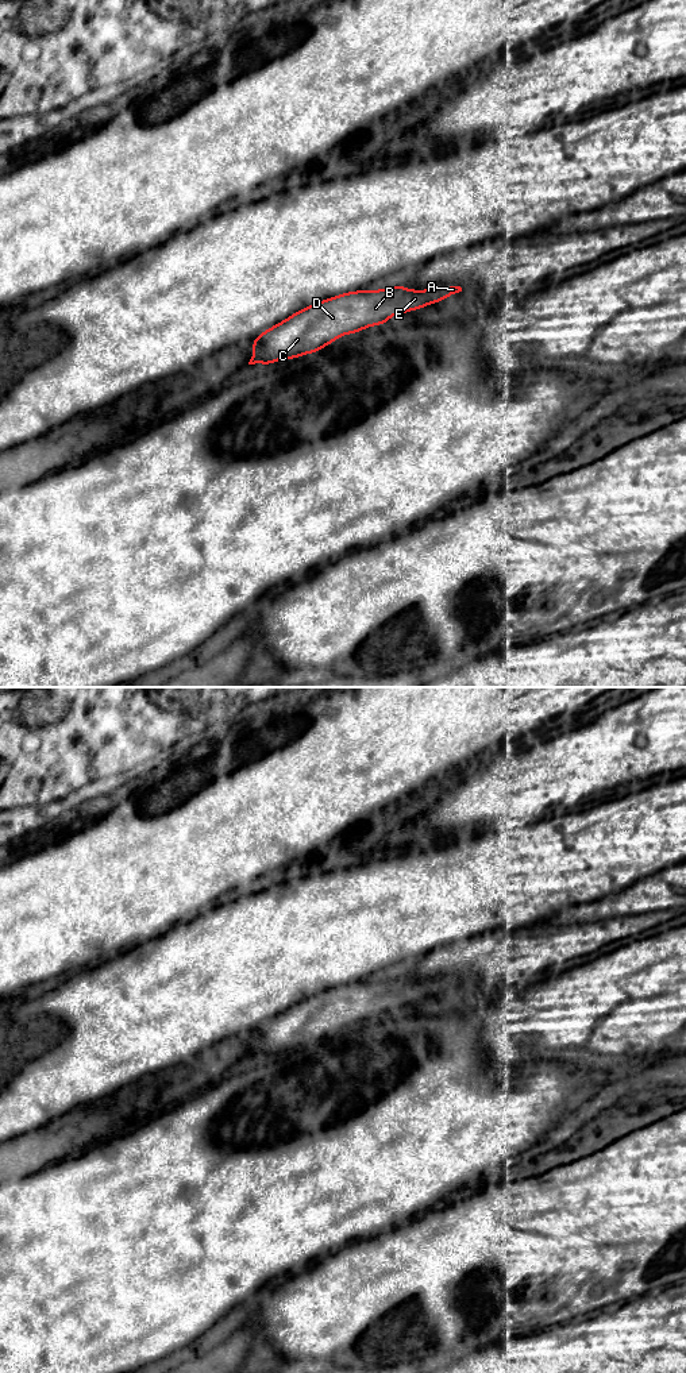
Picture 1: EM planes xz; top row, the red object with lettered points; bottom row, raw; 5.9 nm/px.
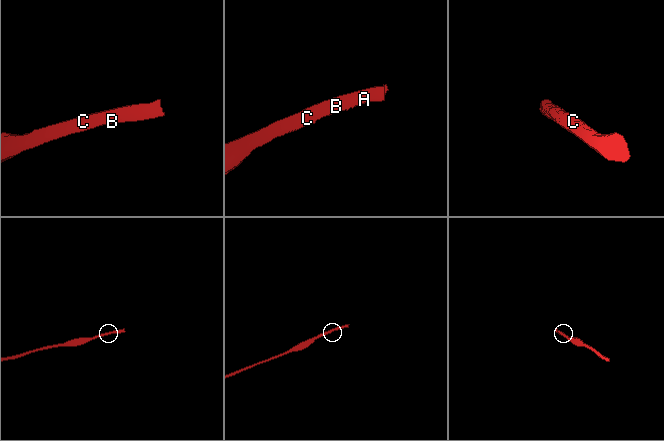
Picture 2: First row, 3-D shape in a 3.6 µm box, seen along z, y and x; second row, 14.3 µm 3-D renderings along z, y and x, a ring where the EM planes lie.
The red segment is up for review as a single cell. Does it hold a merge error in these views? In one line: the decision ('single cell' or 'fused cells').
single cell

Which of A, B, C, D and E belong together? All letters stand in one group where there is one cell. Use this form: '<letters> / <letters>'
A B C D E

